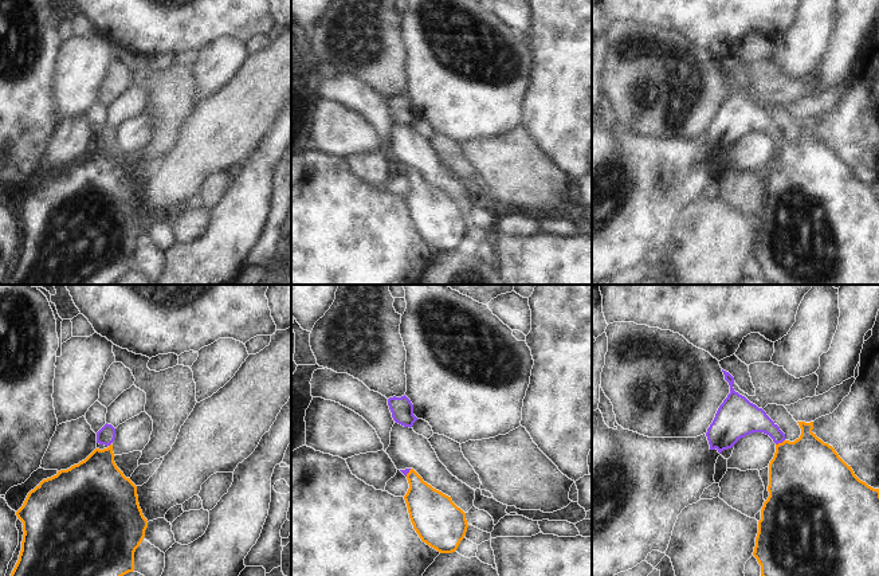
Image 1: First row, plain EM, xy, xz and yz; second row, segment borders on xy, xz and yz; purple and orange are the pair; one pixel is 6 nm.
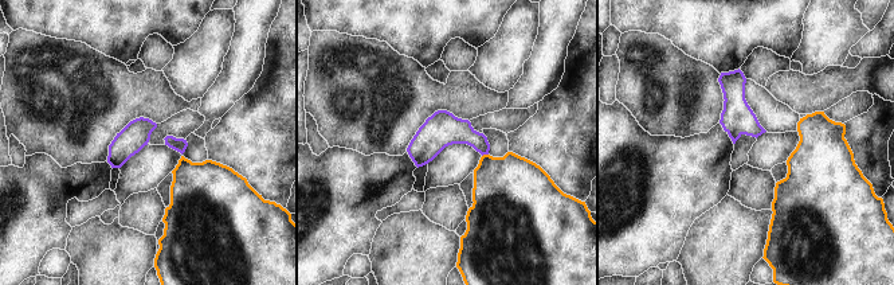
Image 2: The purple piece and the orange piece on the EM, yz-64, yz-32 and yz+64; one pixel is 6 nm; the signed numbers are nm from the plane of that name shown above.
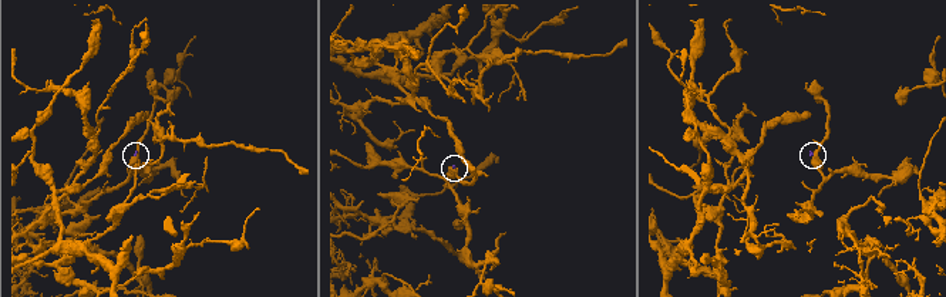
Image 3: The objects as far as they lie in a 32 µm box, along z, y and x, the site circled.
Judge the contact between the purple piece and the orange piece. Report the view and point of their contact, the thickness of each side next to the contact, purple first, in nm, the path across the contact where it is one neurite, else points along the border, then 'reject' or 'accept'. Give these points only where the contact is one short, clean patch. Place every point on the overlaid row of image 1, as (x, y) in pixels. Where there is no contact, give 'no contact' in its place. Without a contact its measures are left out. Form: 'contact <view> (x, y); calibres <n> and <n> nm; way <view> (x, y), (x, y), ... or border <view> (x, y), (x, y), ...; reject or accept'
contact yz (780, 442); calibres 190 and 440 nm; way yz (746, 418), (764, 423), (780, 442), (804, 475); accept

